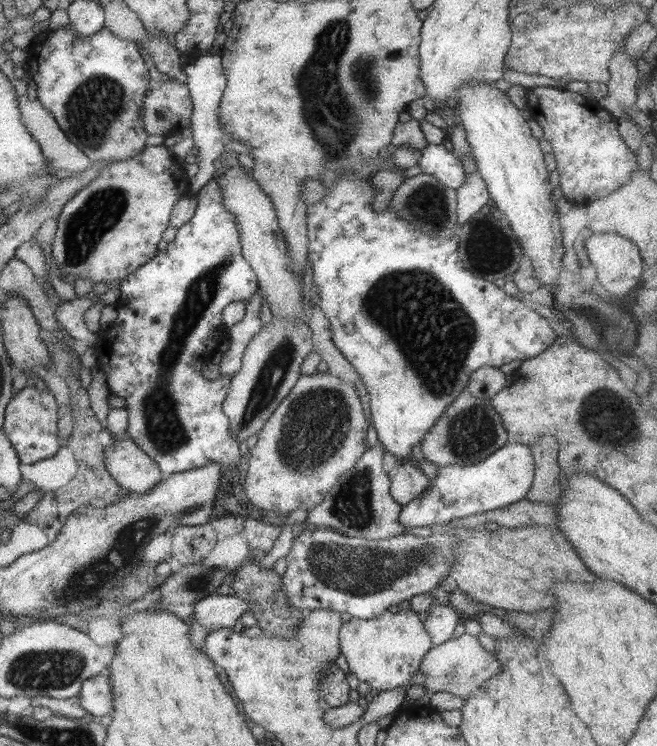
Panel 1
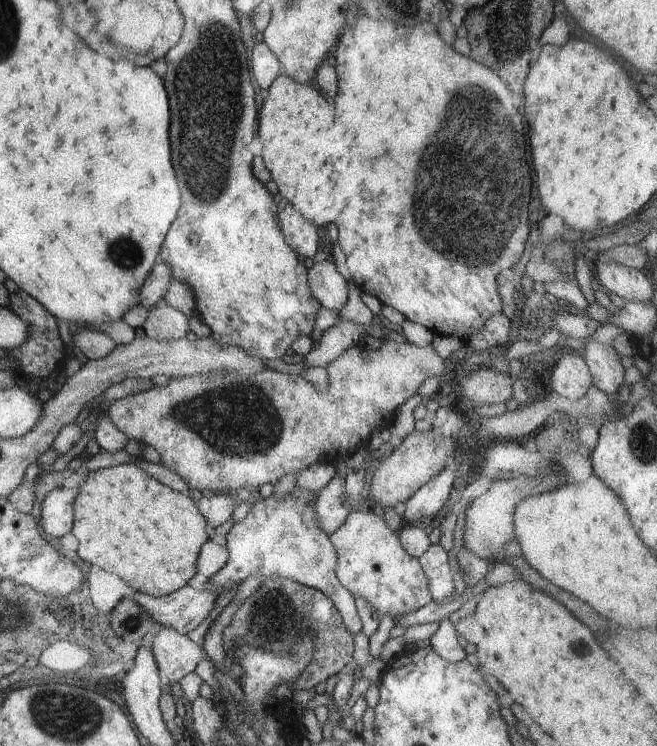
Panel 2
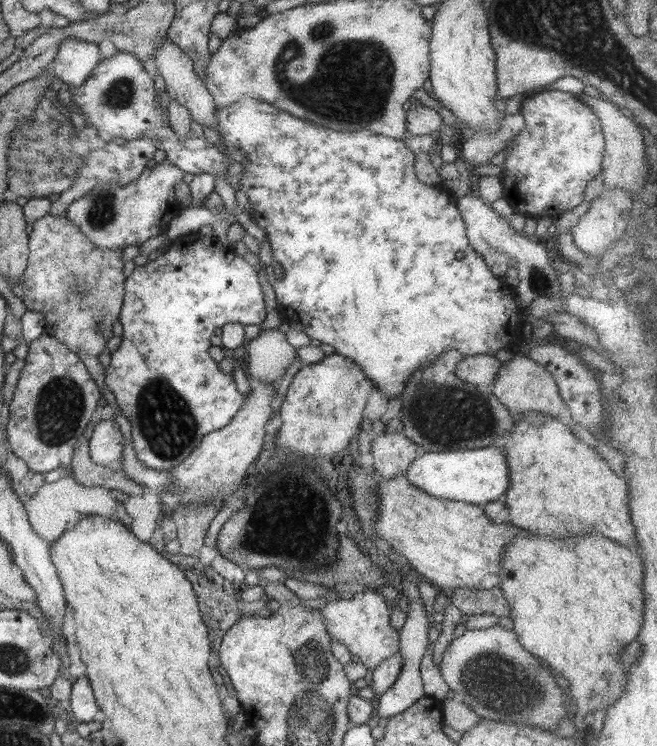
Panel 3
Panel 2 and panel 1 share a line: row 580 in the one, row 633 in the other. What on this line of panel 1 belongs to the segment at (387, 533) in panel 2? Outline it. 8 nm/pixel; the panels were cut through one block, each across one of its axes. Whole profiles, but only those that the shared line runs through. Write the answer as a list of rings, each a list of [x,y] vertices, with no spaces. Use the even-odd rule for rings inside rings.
[[[403,609],[398,611],[398,613],[391,613],[387,610],[378,618],[361,619],[352,617],[350,621],[343,623],[342,629],[338,633],[341,653],[347,658],[350,673],[356,674],[358,680],[370,684],[373,694],[402,686],[409,686],[412,675],[419,670],[422,659],[432,649],[431,638],[418,615],[419,613],[410,609]]]

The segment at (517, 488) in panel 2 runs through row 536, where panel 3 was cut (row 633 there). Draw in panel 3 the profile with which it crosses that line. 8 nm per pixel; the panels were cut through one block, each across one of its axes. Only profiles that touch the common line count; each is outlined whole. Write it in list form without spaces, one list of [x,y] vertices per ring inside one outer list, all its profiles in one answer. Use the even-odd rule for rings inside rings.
[[[498,624],[482,630],[467,630],[455,638],[445,649],[439,669],[444,682],[453,691],[453,698],[467,704],[480,717],[555,730],[559,720],[568,716],[563,705],[564,694],[558,688],[558,682],[554,682],[554,670],[530,654],[512,630],[505,630]]]

